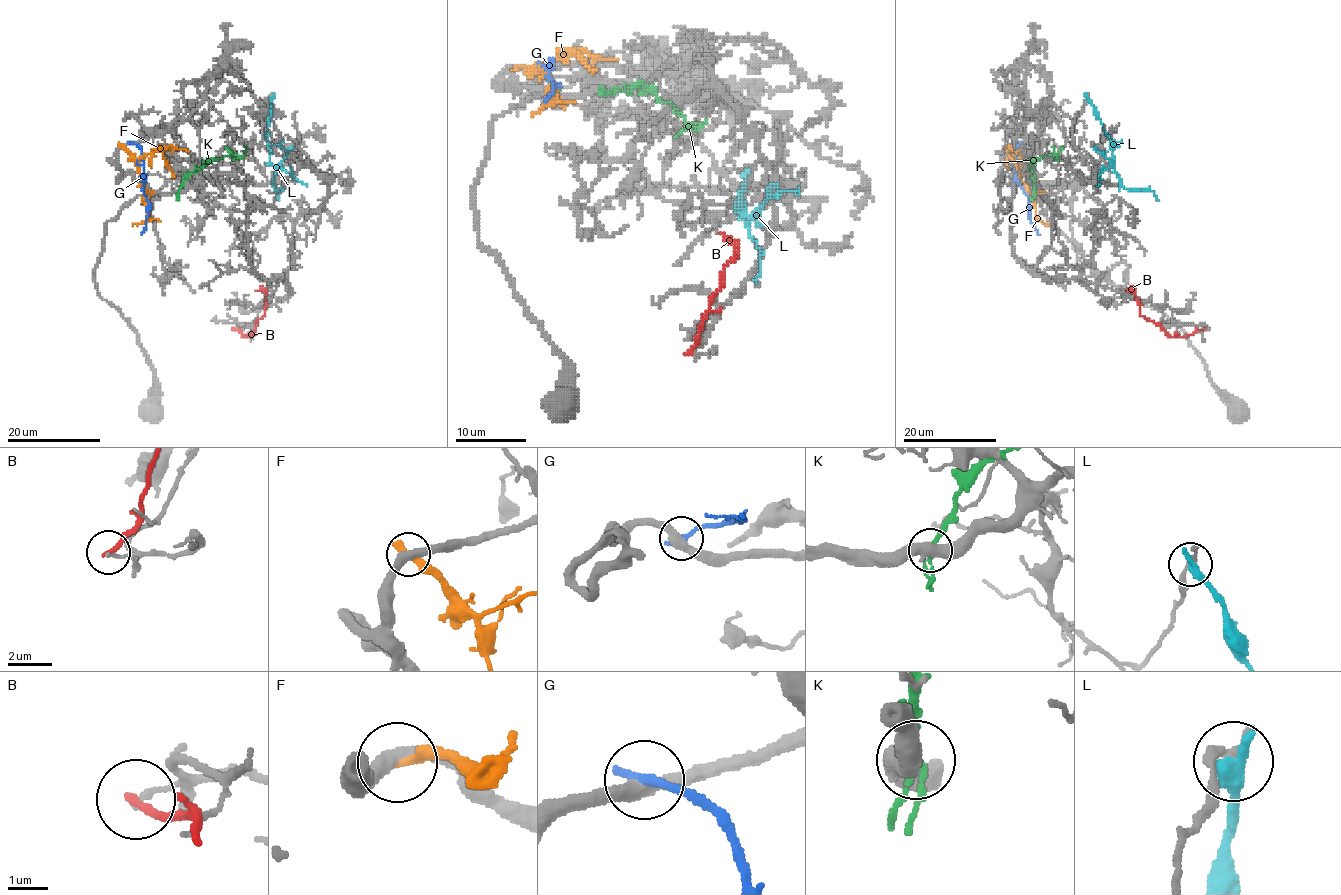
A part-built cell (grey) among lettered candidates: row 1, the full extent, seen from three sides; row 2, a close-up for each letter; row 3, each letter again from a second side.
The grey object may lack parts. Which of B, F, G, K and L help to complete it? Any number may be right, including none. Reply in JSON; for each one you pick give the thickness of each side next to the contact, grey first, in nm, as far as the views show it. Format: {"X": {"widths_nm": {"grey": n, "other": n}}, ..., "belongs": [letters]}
{"belongs": []}

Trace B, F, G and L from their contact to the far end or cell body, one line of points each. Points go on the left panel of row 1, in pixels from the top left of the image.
B: (234, 328), (249, 336), (256, 322), (265, 314), (266, 293), (256, 291)
F: (121, 146), (135, 161), (143, 182), (147, 219), (133, 225)
G: (130, 142), (142, 153), (143, 193), (148, 199), (147, 225), (142, 234)
L: (271, 97), (271, 116), (265, 135), (270, 163), (275, 169), (274, 189), (281, 189), (279, 199)

